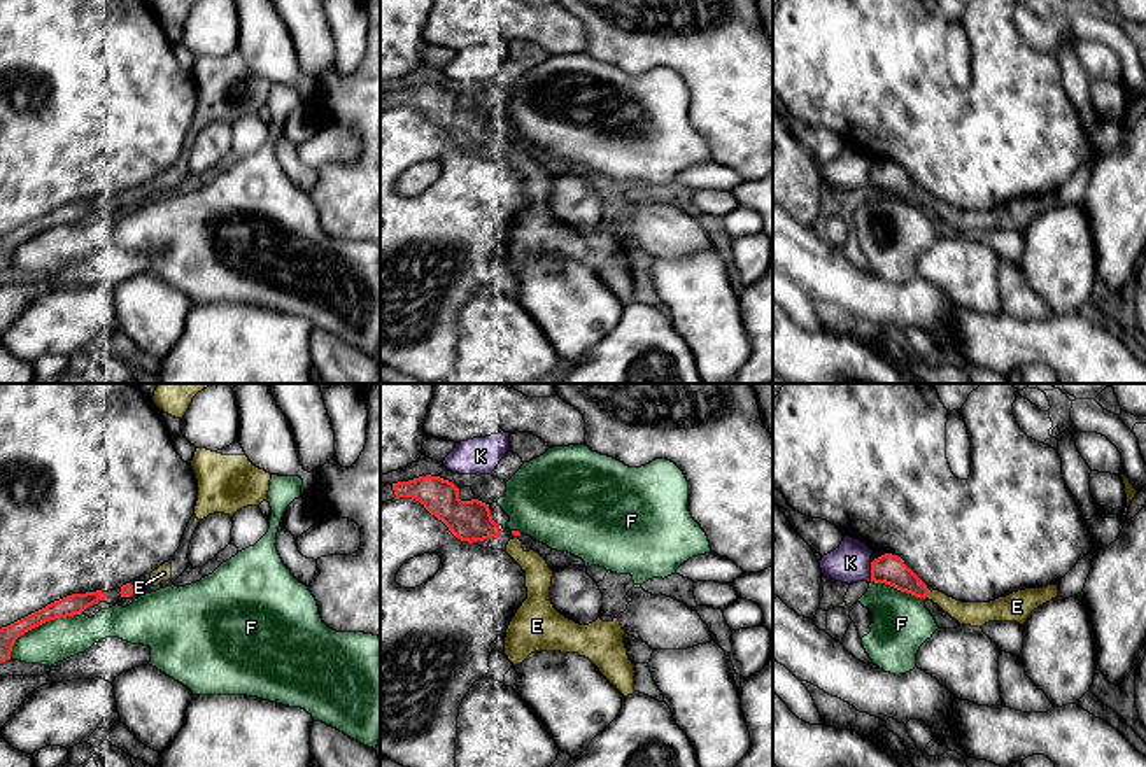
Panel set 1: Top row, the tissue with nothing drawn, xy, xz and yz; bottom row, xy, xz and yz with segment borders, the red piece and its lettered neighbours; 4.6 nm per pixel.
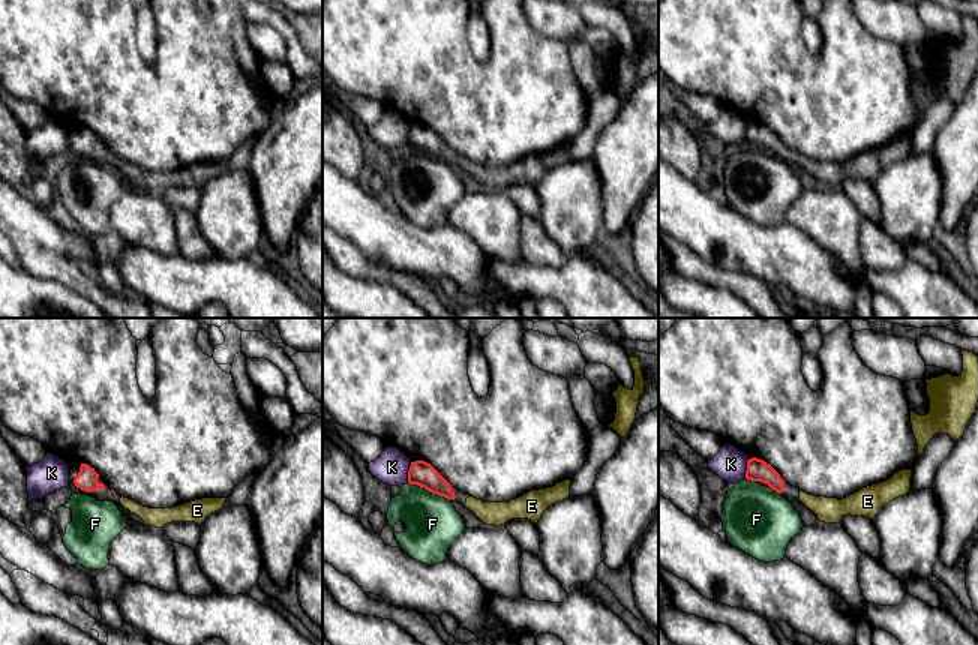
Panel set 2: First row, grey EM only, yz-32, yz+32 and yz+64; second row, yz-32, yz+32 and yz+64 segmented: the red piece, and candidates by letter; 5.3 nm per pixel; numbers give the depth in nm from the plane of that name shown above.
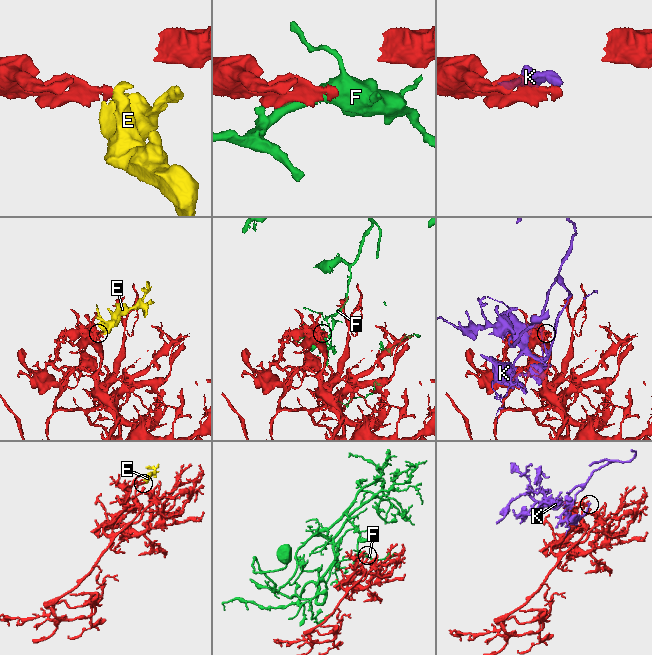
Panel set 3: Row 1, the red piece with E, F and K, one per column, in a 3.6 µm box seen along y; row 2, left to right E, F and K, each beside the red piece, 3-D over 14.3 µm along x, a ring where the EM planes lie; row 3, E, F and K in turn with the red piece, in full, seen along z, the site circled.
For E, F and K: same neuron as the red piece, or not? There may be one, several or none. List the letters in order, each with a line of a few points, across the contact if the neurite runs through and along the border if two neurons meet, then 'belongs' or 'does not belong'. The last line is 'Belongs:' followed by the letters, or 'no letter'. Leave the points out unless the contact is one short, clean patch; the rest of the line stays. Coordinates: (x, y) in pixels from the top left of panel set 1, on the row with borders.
E: belongs
F: does not belong
K: does not belong
Belongs: E

